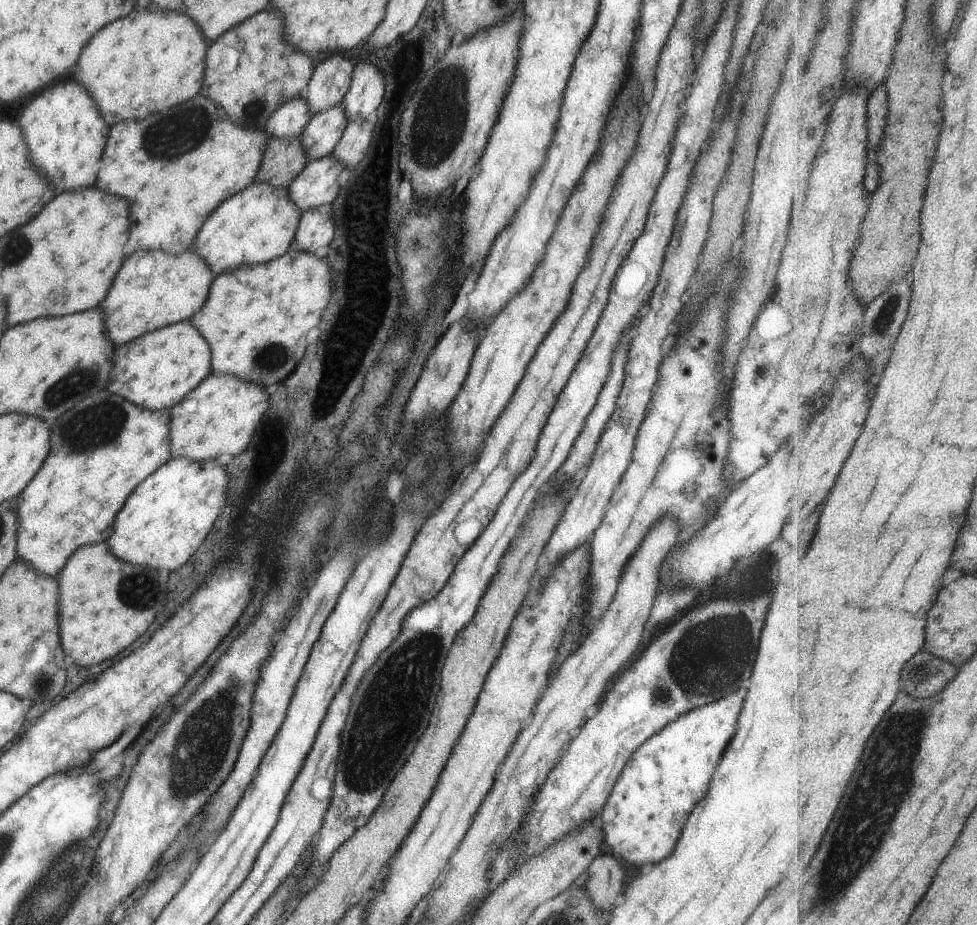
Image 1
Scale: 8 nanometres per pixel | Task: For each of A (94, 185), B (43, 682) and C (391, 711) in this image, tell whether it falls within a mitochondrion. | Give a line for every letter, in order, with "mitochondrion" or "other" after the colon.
A: other
B: mitochondrion
C: mitochondrion

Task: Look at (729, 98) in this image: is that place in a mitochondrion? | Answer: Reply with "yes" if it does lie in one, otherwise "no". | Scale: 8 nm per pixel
no

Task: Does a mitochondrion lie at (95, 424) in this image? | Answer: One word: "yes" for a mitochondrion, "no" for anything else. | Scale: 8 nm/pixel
yes

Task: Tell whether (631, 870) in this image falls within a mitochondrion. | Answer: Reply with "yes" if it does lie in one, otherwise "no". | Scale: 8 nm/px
no

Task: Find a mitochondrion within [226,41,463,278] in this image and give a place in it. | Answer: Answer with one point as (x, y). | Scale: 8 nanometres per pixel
(253, 110)

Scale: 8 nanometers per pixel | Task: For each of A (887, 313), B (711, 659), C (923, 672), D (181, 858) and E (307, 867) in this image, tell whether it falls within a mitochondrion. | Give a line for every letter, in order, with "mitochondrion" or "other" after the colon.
A: mitochondrion
B: mitochondrion
C: mitochondrion
D: other
E: other

